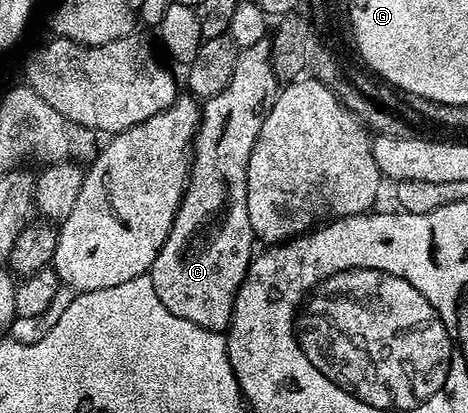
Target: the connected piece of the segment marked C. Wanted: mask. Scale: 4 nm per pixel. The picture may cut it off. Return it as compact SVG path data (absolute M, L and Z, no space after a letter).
M265 39L249 48L239 49L234 74L226 90L203 101L202 119L194 141L194 159L188 174L188 187L184 190L170 234L152 263L150 275L158 298L162 298L162 304L172 314L178 314L178 318L186 318L186 322L194 322L198 326L209 328L211 332L224 332L231 325L237 296L249 275L249 268L258 248L256 235L250 226L248 167L254 142L258 142L258 134L262 130L262 122L266 122L277 95L278 79L272 67L271 43Z

